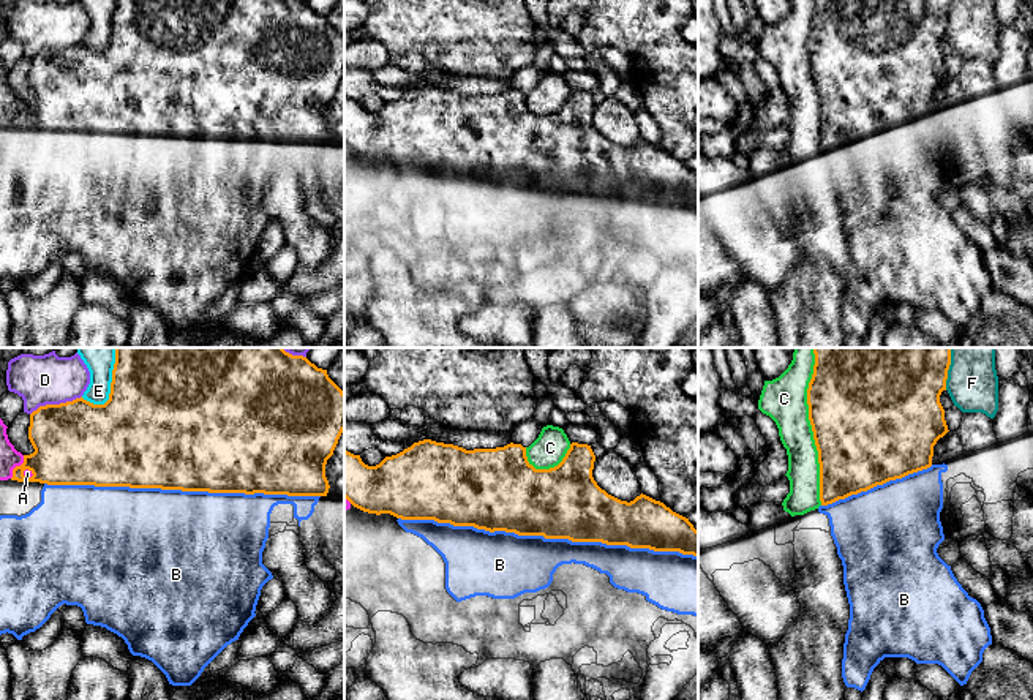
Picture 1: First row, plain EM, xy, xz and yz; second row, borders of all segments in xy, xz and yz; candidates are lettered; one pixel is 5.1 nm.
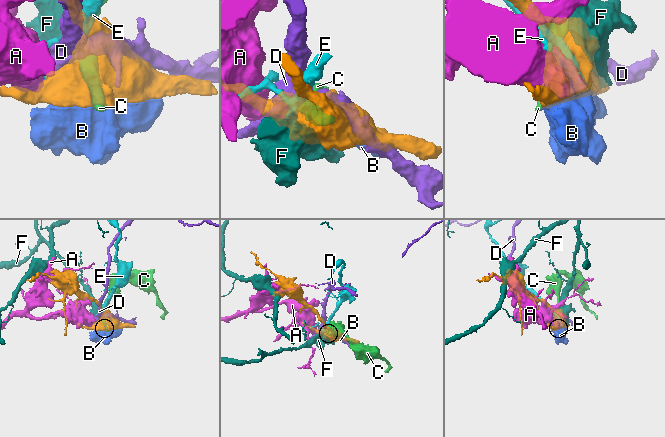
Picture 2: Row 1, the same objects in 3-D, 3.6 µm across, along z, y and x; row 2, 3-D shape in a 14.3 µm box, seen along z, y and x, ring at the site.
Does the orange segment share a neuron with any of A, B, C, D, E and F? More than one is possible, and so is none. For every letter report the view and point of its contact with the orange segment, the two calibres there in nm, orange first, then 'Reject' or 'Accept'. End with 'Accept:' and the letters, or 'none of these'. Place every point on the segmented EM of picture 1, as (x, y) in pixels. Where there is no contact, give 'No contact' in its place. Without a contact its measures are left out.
A: Touches orange at xy (16, 466). Thickness 300 nm (orange) against 100 nm. Reject
B: Touches orange at xz (548, 538). Thickness 360 nm (orange) against 320 nm. Accept
C: Touches orange at yz (812, 427). Thickness 500 nm (orange) against 220 nm. Reject
D: Touches orange at xy (56, 405). Thickness 440 nm (orange) against 260 nm. Reject
E: Touches orange at xy (112, 381). Thickness 500 nm (orange) against 190 nm. Reject
F: Touches orange at yz (948, 368). Thickness 500 nm (orange) against 260 nm. Reject
Accept: B

